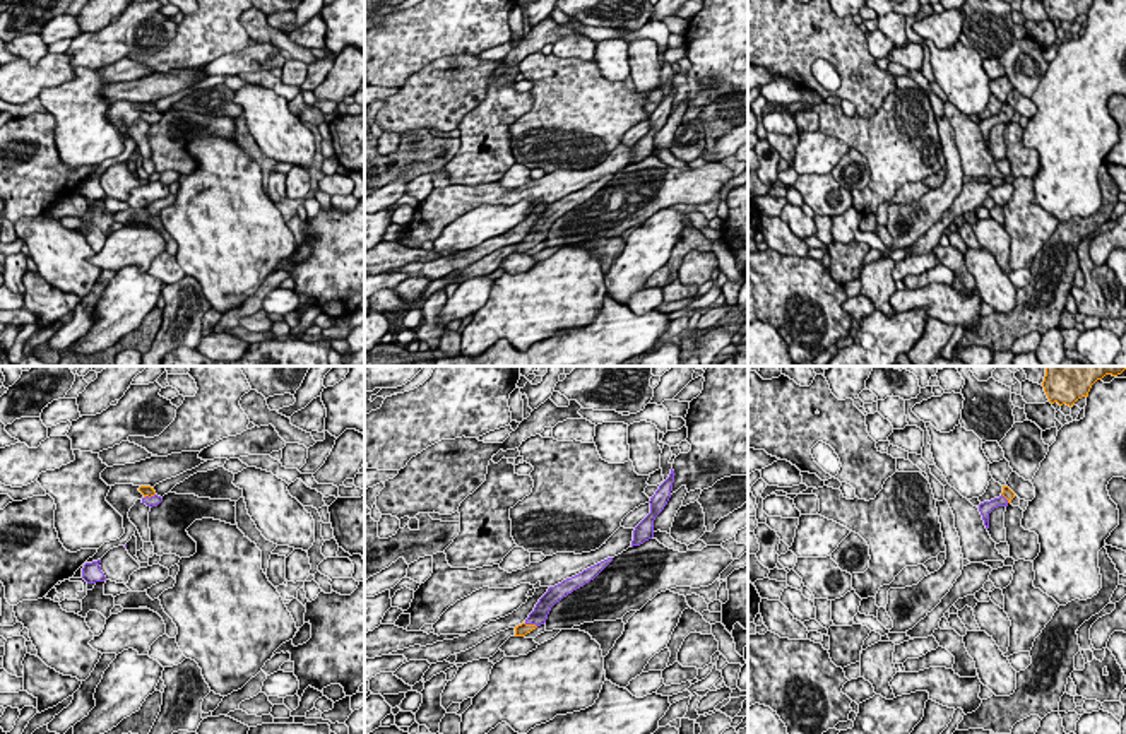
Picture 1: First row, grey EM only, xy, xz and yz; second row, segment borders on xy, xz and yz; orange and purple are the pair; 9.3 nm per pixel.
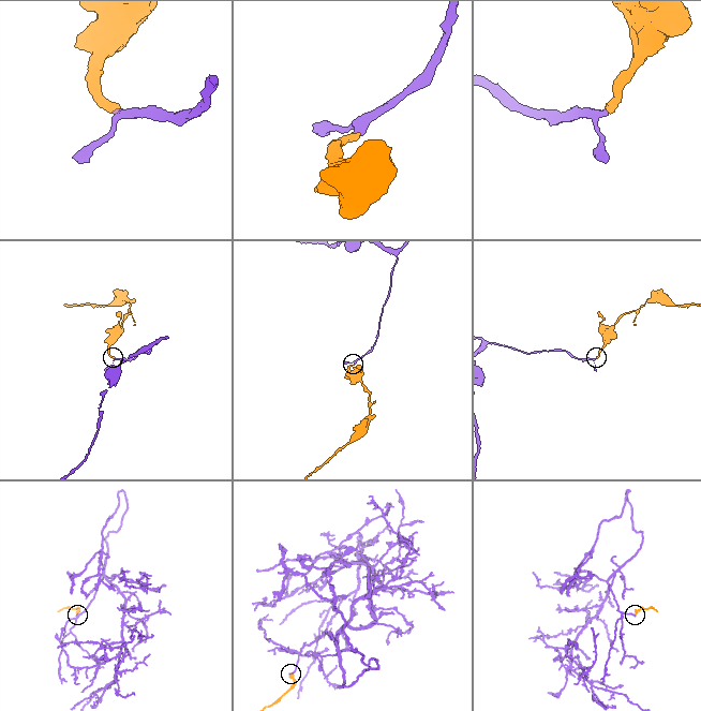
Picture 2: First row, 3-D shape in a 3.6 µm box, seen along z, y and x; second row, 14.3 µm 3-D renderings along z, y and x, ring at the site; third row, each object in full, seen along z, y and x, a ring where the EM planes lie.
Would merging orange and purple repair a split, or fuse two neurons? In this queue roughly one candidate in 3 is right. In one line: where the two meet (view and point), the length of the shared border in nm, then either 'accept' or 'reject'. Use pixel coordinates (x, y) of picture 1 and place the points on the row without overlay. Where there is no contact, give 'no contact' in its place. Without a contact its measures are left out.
xz (531, 242) | 130 nm | accept

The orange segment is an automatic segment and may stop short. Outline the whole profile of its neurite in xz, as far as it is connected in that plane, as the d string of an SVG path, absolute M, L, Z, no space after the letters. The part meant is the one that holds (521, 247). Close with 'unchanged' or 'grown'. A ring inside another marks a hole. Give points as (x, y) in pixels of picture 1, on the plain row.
M607 175L597 181L584 186L582 190L578 190L572 195L566 195L554 204L549 204L548 209L539 216L539 219L536 221L536 224L529 231L529 234L522 241L515 243L515 253L525 253L537 243L544 241L551 224L556 219L560 219L563 214L566 214L573 207L577 207L577 205L584 204L585 200L589 200L590 197L594 197L611 178L613 178L613 175Z; grown

